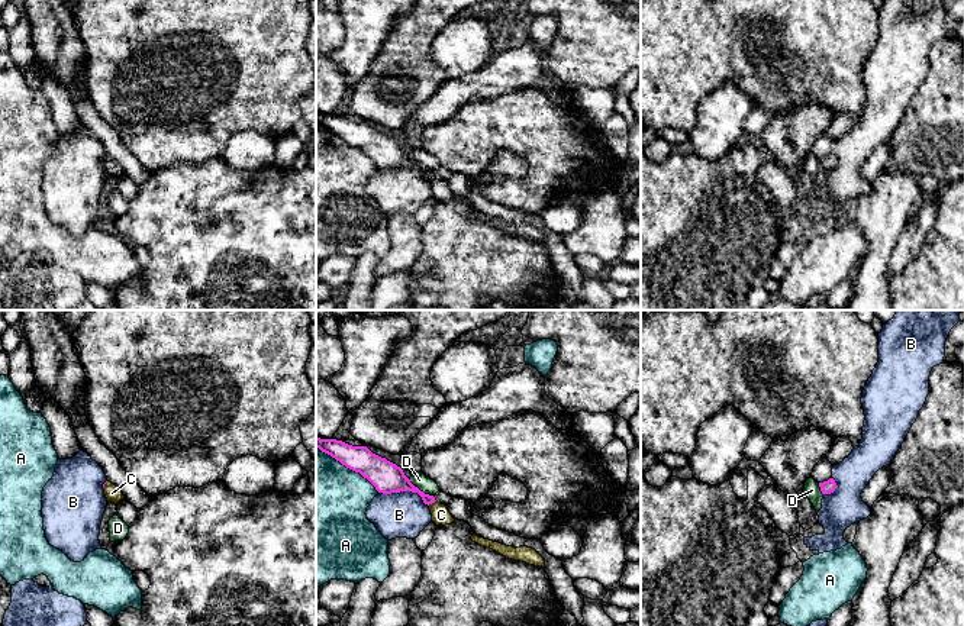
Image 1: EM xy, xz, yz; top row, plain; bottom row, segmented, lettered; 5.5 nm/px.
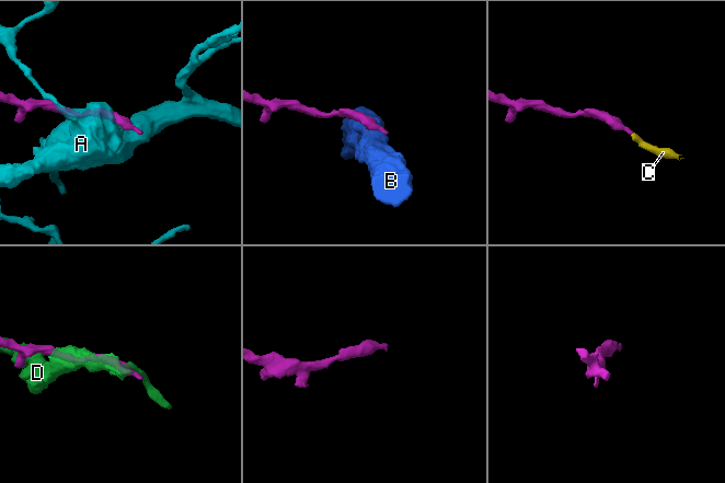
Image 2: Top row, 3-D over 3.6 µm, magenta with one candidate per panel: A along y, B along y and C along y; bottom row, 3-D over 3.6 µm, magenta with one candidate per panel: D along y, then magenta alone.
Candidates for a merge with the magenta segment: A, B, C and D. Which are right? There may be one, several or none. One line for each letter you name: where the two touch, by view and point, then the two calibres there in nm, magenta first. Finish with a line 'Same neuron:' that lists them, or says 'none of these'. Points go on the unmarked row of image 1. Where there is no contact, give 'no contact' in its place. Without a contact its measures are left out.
C: contact xz (431, 178); calibres 140 and 100 nm
Same neuron: C

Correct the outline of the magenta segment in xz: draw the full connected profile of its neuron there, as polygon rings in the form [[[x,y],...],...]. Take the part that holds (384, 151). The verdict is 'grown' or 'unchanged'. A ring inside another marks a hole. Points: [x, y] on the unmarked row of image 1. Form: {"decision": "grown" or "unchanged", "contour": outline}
{"decision": "grown", "contour": [[[316,113],[316,123],[331,130],[346,143],[360,148],[378,168],[417,168],[423,178],[429,181],[432,197],[436,201],[451,200],[455,196],[445,180],[438,178],[433,171],[425,170],[415,162],[400,142],[373,129],[367,122],[352,122],[336,114]]]}

